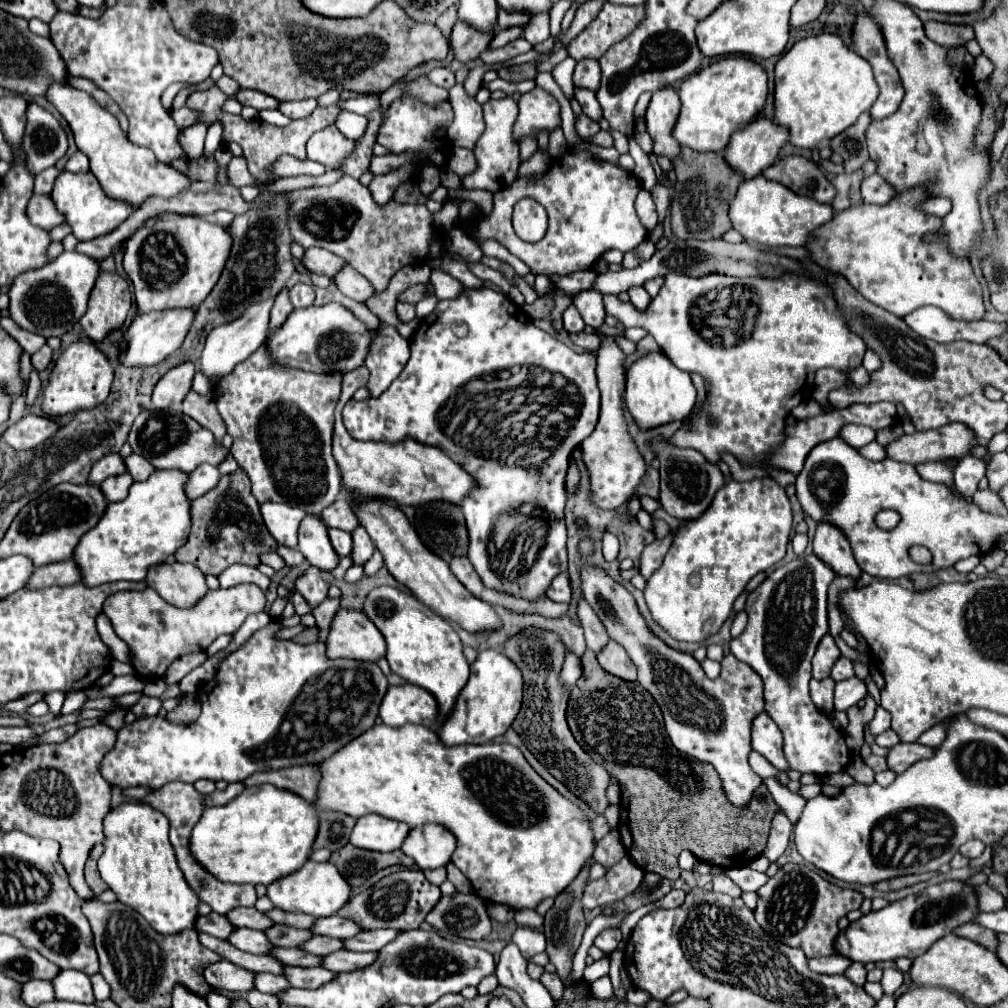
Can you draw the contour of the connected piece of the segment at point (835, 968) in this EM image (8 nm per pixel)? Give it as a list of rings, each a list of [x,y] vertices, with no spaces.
[[[840,954],[810,960],[810,968],[818,974],[844,974],[850,964],[852,964],[852,960],[848,960],[846,956],[840,956]]]

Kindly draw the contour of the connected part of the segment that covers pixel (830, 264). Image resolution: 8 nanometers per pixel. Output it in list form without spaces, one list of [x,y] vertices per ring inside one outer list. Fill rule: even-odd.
[[[910,188],[908,192],[896,194],[884,206],[858,204],[848,210],[842,210],[828,224],[824,224],[824,228],[820,228],[816,236],[812,236],[812,244],[806,244],[806,250],[810,252],[812,262],[832,272],[840,272],[842,276],[848,278],[852,288],[856,288],[866,300],[872,300],[872,304],[900,318],[906,316],[908,312],[914,312],[920,306],[932,304],[942,308],[950,318],[980,320],[984,316],[982,290],[970,268],[970,262],[956,260],[956,256],[948,256],[948,252],[940,248],[940,244],[924,244],[924,236],[928,232],[936,232],[942,220],[920,210],[922,202],[926,202],[928,198],[930,198],[930,192],[926,188]]]

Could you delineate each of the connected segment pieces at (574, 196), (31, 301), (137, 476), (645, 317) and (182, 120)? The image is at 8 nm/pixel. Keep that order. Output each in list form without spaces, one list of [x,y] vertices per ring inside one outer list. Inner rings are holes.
[[[568,150],[562,158],[552,162],[542,180],[534,184],[522,184],[522,180],[516,180],[510,188],[496,192],[492,214],[488,218],[478,218],[476,238],[498,240],[510,250],[510,254],[528,264],[534,274],[544,274],[550,279],[554,290],[537,298],[532,305],[525,304],[522,308],[531,319],[544,318],[553,307],[551,296],[557,291],[550,274],[564,276],[578,270],[588,270],[606,250],[616,248],[620,252],[630,252],[642,240],[646,240],[648,232],[640,224],[634,210],[634,200],[638,192],[640,182],[632,172],[620,170],[614,164],[594,162],[594,156],[590,152]],[[522,198],[532,198],[540,202],[548,212],[546,238],[536,244],[520,240],[512,228],[512,208]]]
[[[62,252],[56,260],[52,260],[44,268],[24,272],[14,280],[10,294],[8,294],[10,296],[10,318],[28,332],[34,332],[34,334],[40,334],[46,338],[62,336],[62,334],[70,332],[72,328],[76,328],[80,316],[86,312],[86,302],[88,302],[88,296],[96,284],[98,274],[100,274],[100,262],[98,260],[88,258],[80,252]]]
[[[130,454],[124,458],[124,464],[126,464],[126,472],[136,480],[146,480],[150,474],[152,474],[152,466],[148,464],[148,460],[144,460],[142,456],[136,456],[136,454]]]
[[[788,272],[788,276],[780,276],[780,278],[734,278],[734,276],[724,276],[724,274],[708,274],[708,276],[700,276],[700,278],[692,278],[692,276],[684,276],[684,274],[668,274],[666,276],[666,284],[662,286],[660,294],[656,298],[652,298],[650,306],[646,312],[638,312],[630,302],[620,302],[616,296],[606,294],[604,296],[604,306],[606,306],[606,314],[616,316],[626,328],[630,326],[640,326],[644,328],[650,336],[654,336],[656,344],[660,346],[660,350],[684,372],[698,372],[706,384],[710,384],[710,394],[706,396],[704,408],[696,418],[686,418],[684,420],[684,428],[680,428],[670,440],[674,446],[680,448],[694,448],[698,452],[702,452],[710,462],[718,462],[720,460],[720,452],[730,452],[734,454],[738,460],[746,460],[746,462],[760,462],[764,460],[766,452],[770,448],[776,448],[776,438],[782,438],[782,428],[784,428],[784,418],[790,414],[790,410],[794,406],[800,404],[800,380],[802,380],[802,400],[808,398],[808,390],[812,394],[812,382],[814,382],[814,374],[820,368],[836,368],[836,370],[846,370],[856,368],[862,364],[862,356],[866,352],[864,348],[864,340],[860,340],[860,336],[854,336],[854,332],[848,332],[848,324],[844,324],[844,320],[840,320],[840,312],[836,312],[836,300],[832,300],[832,292],[828,292],[828,288],[824,288],[824,284],[816,284],[816,280],[812,280],[812,276],[800,274],[800,276],[792,276],[792,272]],[[706,412],[710,412],[714,416],[716,426],[712,428],[706,422]]]
[[[180,108],[180,110],[174,110],[174,112],[172,112],[172,118],[174,118],[176,126],[178,126],[180,130],[184,130],[184,128],[188,128],[190,124],[194,124],[196,114],[194,114],[192,110],[188,110],[188,108]]]

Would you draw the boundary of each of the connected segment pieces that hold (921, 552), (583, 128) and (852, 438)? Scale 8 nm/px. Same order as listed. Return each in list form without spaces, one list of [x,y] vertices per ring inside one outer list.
[[[913,546],[909,550],[910,558],[919,564],[928,564],[932,560],[930,551],[923,546]]]
[[[580,116],[578,120],[576,120],[576,130],[578,130],[578,134],[582,136],[582,138],[592,138],[598,130],[600,130],[600,126],[598,126],[598,122],[592,122],[588,116]]]
[[[846,424],[846,426],[838,432],[838,436],[840,436],[844,442],[848,442],[848,446],[860,450],[862,446],[866,446],[866,444],[872,442],[874,432],[872,432],[872,428],[864,428],[864,426],[856,426],[856,424]]]

